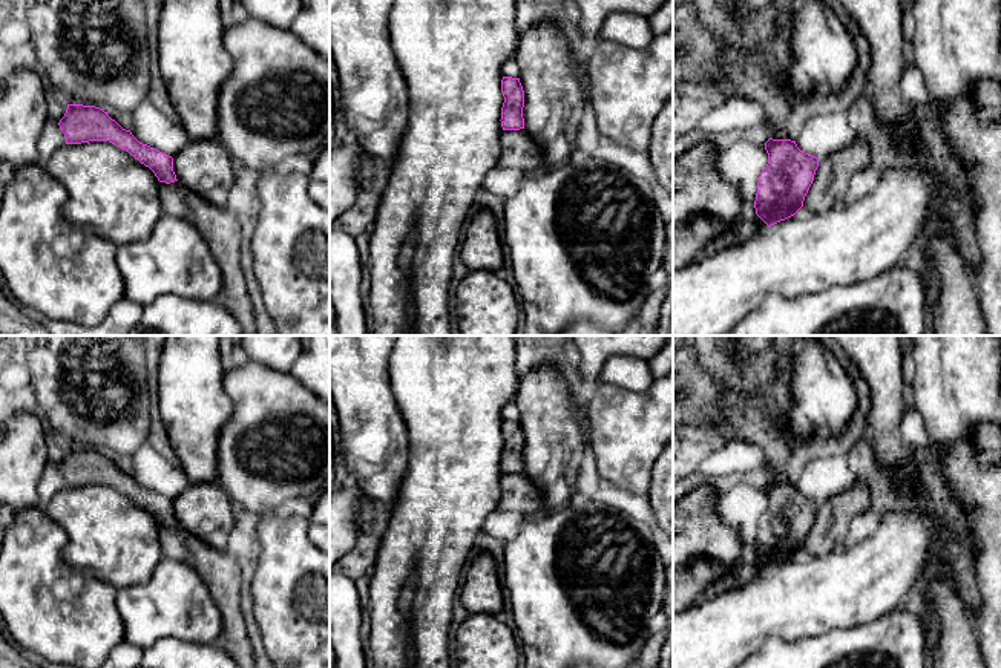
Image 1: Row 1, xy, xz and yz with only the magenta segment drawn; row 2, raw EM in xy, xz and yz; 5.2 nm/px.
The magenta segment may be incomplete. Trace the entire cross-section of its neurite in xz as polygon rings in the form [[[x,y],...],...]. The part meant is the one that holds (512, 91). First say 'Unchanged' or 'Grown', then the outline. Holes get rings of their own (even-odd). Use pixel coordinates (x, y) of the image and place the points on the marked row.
Grown. [[[503,77],[501,92],[501,155],[497,167],[515,169],[532,175],[544,169],[544,155],[540,144],[524,129],[524,90],[520,78]]]

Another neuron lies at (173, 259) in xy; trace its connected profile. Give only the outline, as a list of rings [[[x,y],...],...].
[[[166,213],[147,239],[120,245],[115,262],[124,280],[124,296],[141,306],[162,294],[215,300],[222,288],[221,268],[201,233],[190,222]]]

